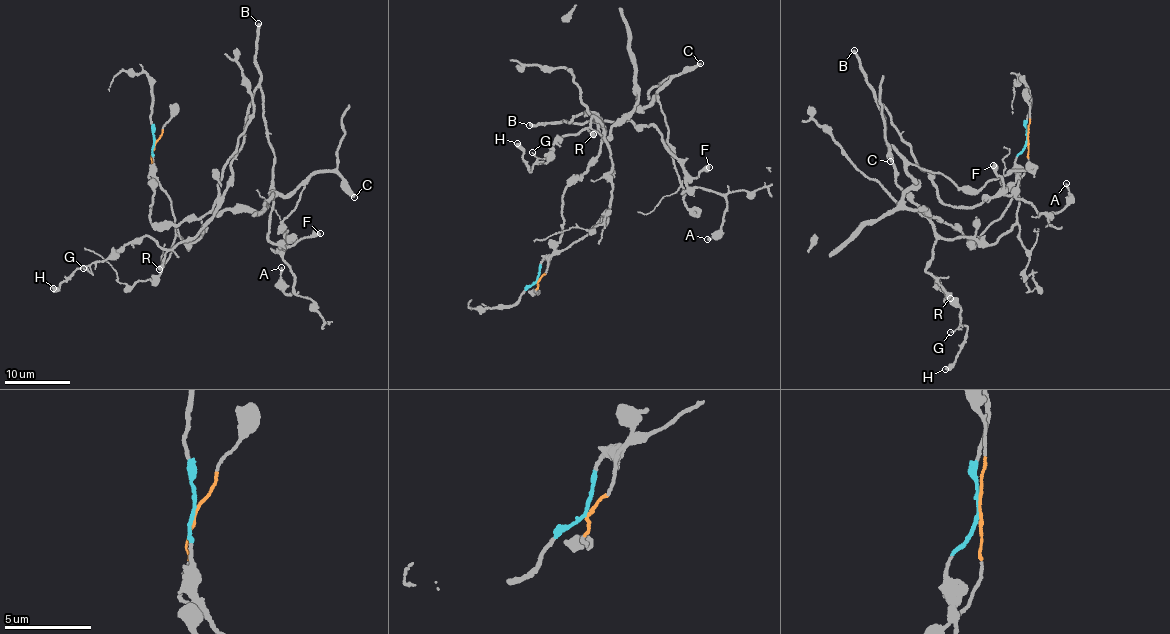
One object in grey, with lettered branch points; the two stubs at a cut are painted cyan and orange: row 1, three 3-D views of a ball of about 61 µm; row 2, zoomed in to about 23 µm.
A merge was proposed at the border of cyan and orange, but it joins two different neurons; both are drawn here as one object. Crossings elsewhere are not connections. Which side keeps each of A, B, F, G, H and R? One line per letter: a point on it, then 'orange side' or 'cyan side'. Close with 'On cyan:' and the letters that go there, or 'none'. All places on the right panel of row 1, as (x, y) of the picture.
A: place (1066, 183); cyan side
B: place (854, 50); cyan side
F: place (993, 165); cyan side
G: place (950, 332); cyan side
H: place (945, 369); cyan side
R: place (950, 298); cyan side
On cyan: A, B, F, G, H, R

